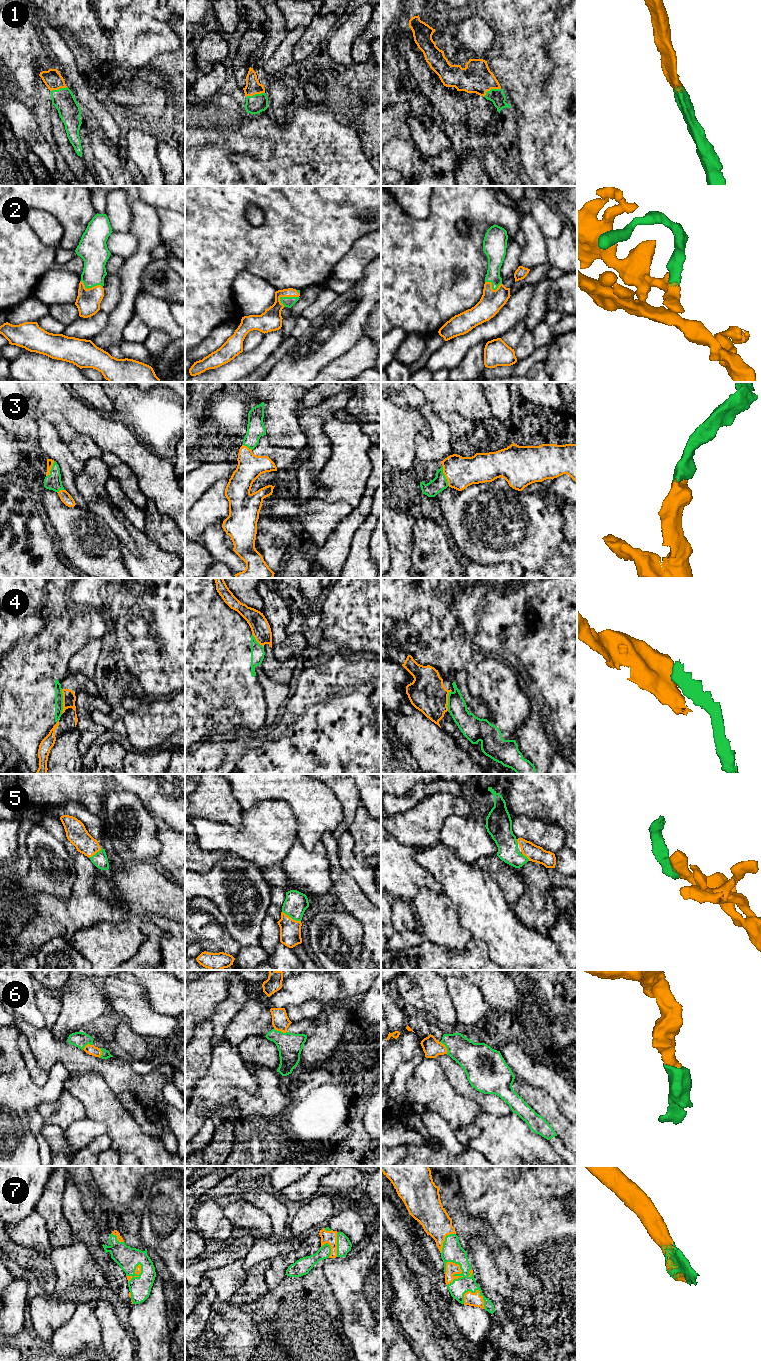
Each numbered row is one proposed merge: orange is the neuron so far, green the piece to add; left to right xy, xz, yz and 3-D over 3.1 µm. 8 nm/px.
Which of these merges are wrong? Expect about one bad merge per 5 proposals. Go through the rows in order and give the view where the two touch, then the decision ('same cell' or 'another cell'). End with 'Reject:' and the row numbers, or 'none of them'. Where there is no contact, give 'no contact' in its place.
1: contact in yz; same cell
2: contact in xz; same cell
3: contact in yz; same cell
4: contact in xy; another cell
5: contact in xz; same cell
6: contact in xz; same cell
7: contact in yz; same cell
Reject: 4

